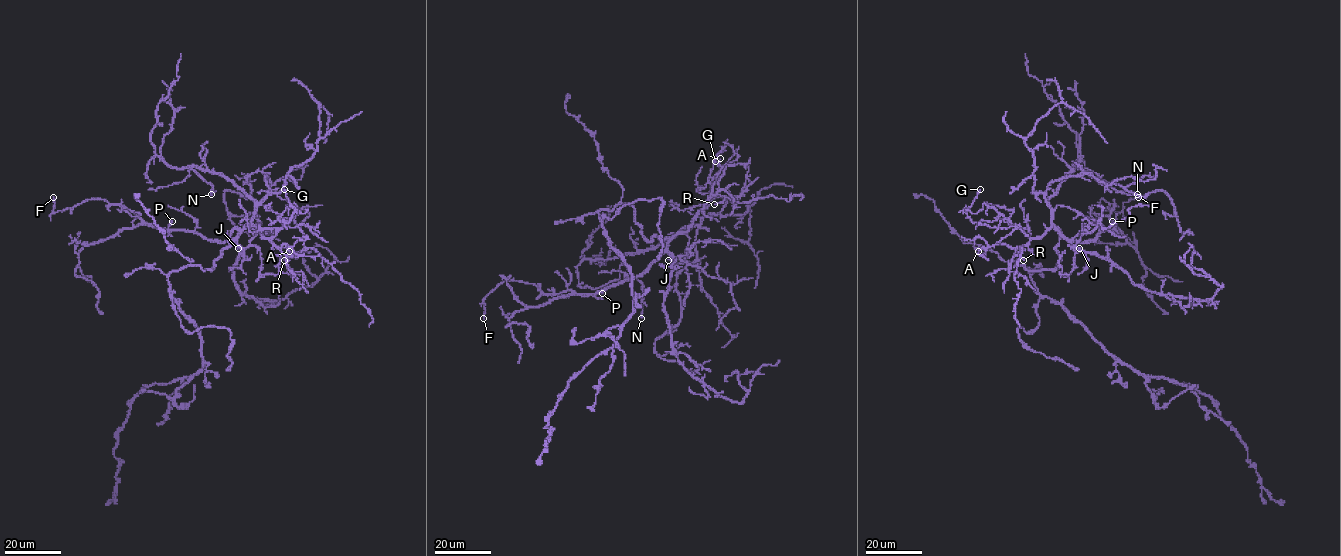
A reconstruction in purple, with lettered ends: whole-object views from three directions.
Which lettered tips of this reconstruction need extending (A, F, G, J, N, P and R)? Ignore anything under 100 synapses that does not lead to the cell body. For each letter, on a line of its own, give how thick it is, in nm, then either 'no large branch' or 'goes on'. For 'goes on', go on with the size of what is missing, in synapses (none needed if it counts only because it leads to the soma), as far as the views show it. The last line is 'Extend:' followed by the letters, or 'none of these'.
A: calibre 130 nm; no large branch
F: calibre 170 nm; no large branch
G: calibre 160 nm; no large branch
J: calibre 100 nm; no large branch
N: calibre 160 nm; no large branch
P: calibre 130 nm; no large branch
R: calibre 80 nm; no large branch
Extend: none of these

